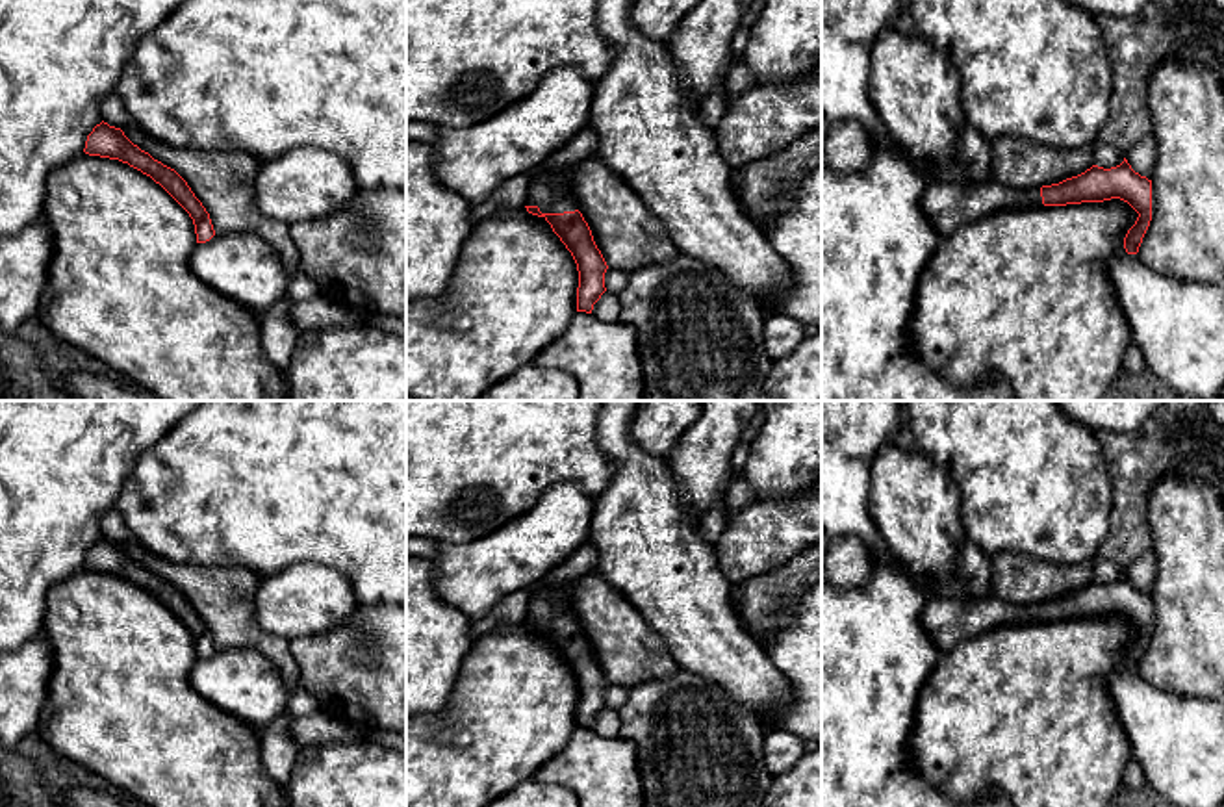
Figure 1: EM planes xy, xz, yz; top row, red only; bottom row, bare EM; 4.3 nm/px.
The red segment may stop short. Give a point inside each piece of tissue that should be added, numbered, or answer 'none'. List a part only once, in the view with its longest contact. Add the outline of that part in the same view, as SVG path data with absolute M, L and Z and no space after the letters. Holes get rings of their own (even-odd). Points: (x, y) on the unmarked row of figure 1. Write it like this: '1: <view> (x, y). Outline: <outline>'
1: xz (549, 605). Outline: M580 579L567 583L545 583L534 586L534 596L529 603L527 621L538 621L542 629L564 629L579 625L579 618L569 603L569 592Z

